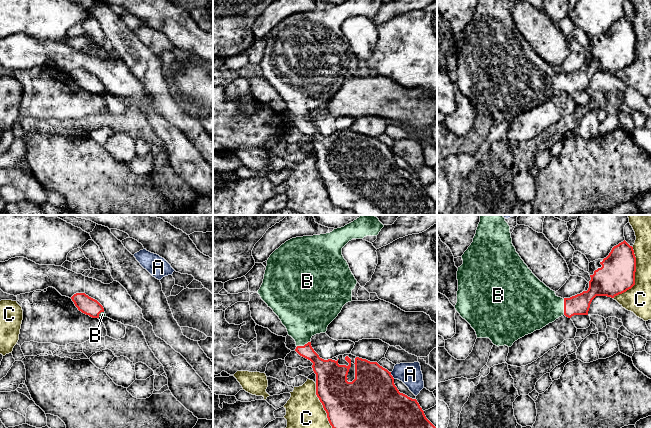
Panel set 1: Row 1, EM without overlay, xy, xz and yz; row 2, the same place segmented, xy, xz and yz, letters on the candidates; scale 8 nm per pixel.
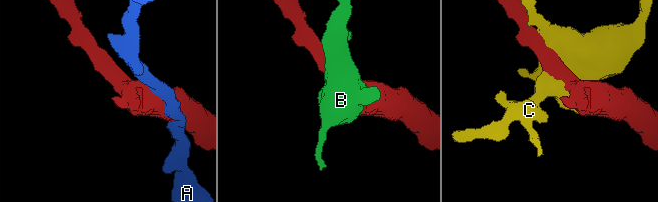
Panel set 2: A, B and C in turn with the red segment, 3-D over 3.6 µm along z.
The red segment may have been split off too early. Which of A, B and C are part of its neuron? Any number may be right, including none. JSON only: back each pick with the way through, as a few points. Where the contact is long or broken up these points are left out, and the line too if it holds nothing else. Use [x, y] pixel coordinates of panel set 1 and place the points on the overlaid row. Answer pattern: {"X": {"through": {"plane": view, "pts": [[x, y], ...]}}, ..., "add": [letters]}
{"B": {"through": {"plane": "yz", "pts": [[579, 304], [564, 307], [533, 305]]}}, "add": ["B"]}

